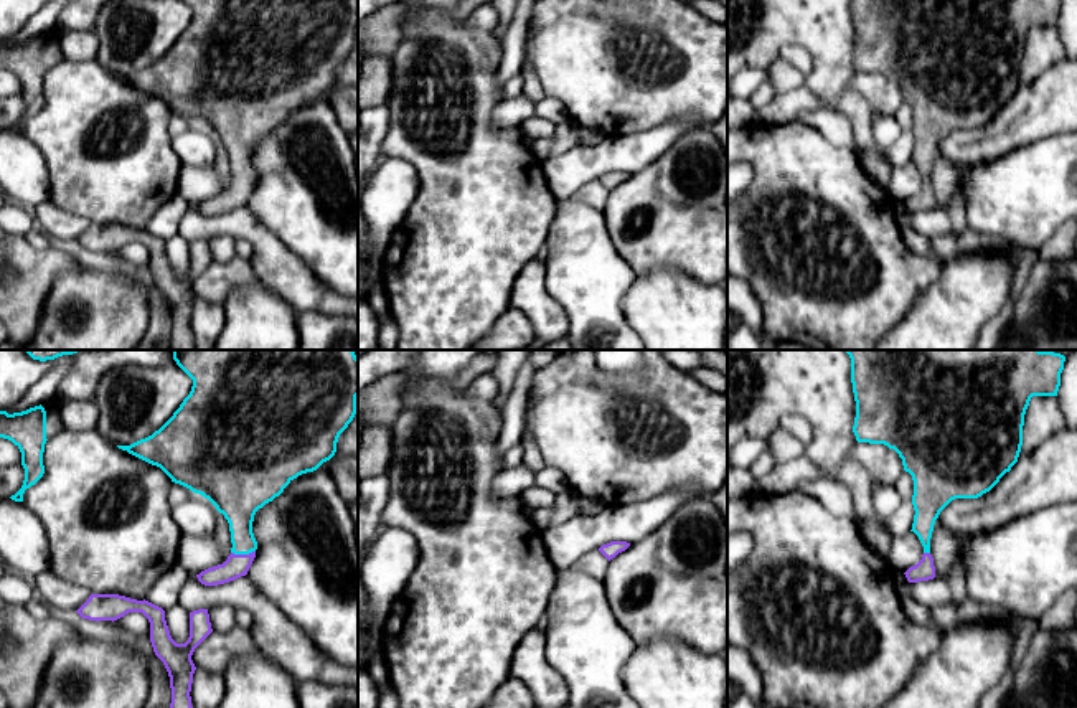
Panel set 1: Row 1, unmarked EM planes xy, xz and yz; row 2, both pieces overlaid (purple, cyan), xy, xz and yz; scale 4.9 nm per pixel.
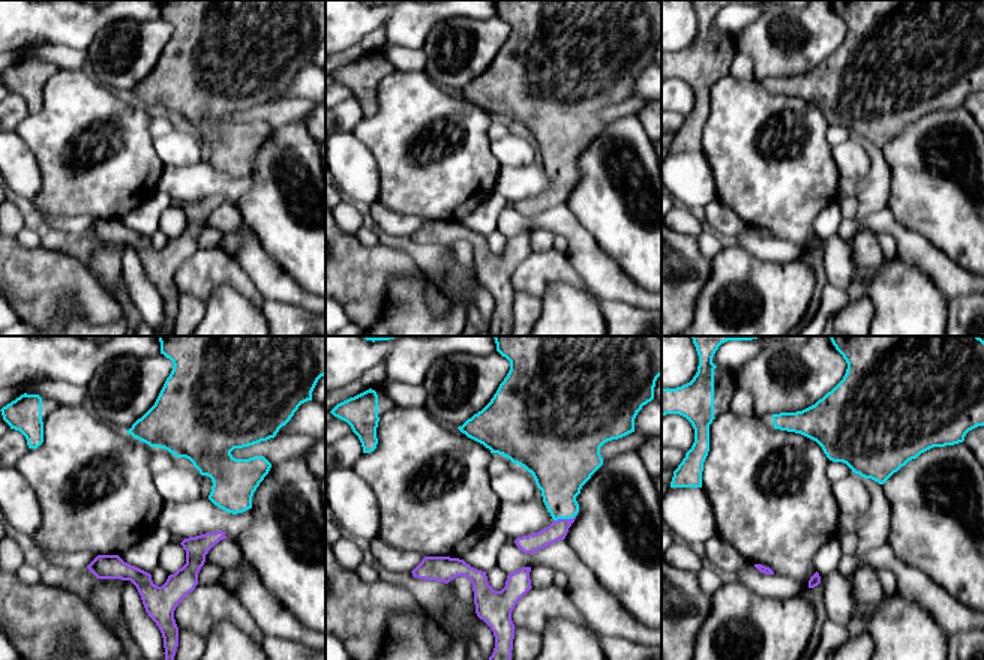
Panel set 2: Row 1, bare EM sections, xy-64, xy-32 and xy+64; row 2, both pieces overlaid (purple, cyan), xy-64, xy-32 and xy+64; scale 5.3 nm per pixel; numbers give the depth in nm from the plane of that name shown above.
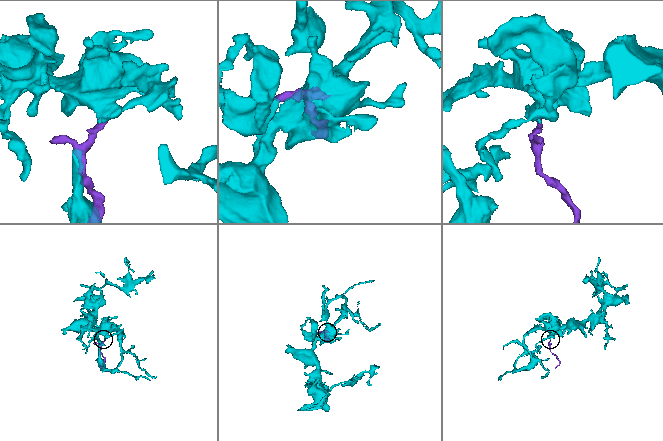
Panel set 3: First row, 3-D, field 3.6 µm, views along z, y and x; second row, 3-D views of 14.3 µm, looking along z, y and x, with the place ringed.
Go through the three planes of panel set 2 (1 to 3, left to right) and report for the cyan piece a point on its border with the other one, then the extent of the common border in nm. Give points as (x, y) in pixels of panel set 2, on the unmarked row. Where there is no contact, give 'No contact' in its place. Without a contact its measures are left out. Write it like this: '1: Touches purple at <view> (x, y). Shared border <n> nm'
1: No contact
2: Touches purple at xy-32 (564, 183). Shared border 130 nm
3: No contact

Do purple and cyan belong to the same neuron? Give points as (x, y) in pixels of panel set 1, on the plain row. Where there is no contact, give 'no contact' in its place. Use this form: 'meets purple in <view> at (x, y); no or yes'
meets purple in xy at (243, 185); yes

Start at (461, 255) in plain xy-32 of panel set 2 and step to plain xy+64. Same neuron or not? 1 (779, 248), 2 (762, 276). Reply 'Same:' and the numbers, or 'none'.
Same: 1

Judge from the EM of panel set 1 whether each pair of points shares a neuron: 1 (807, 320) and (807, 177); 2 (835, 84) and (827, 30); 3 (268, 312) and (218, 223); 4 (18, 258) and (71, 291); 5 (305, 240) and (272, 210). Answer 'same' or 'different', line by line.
1: same
2: same
3: different
4: different
5: same

